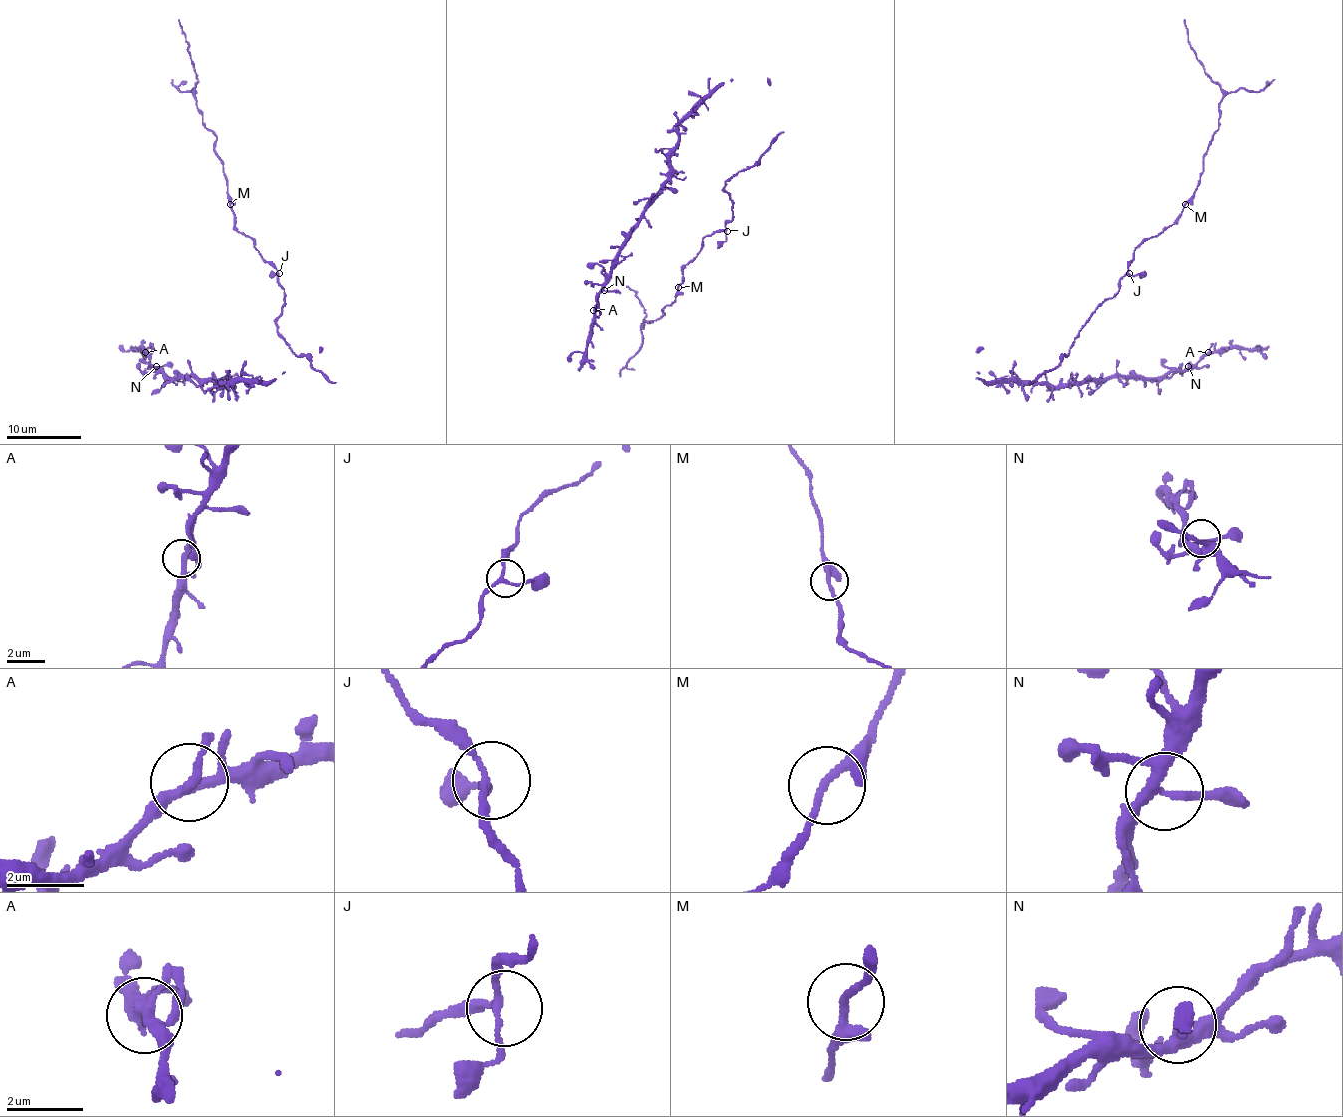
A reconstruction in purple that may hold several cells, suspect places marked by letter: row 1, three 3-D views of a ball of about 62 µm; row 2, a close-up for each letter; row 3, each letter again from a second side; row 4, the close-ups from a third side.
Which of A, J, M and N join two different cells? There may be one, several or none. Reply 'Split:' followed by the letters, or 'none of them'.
Split: none of them

